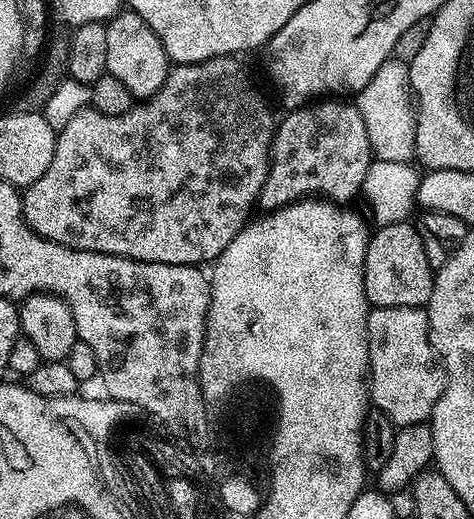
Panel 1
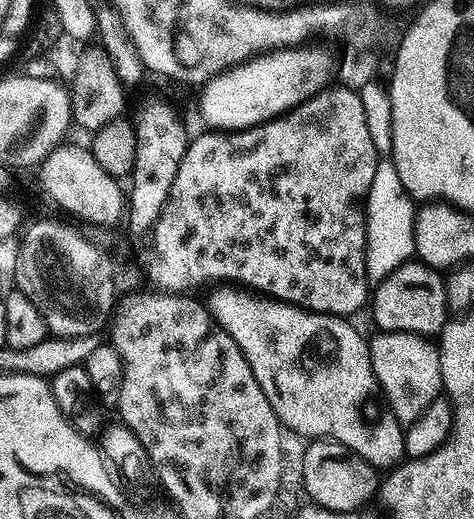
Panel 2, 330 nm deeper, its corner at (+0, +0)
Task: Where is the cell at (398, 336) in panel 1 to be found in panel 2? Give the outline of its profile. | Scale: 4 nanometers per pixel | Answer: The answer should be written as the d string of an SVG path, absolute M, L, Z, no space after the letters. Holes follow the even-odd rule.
M381 332L375 333L376 337L368 340L370 350L370 362L374 366L374 374L379 391L384 391L388 399L391 415L398 418L398 422L405 426L412 424L442 394L444 383L442 382L442 362L440 361L440 349L427 336L419 336L413 332Z

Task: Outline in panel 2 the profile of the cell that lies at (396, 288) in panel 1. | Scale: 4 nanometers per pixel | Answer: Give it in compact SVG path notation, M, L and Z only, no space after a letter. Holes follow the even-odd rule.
M419 262L398 266L394 274L375 285L370 296L371 308L372 320L381 332L413 332L432 338L441 332L450 319L446 306L444 276L437 269Z

